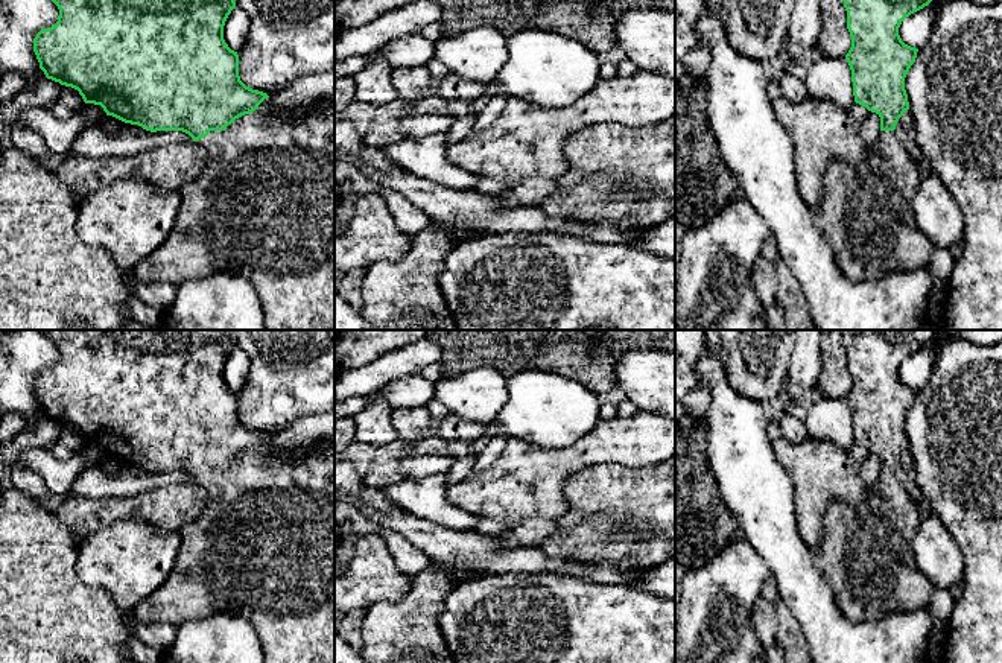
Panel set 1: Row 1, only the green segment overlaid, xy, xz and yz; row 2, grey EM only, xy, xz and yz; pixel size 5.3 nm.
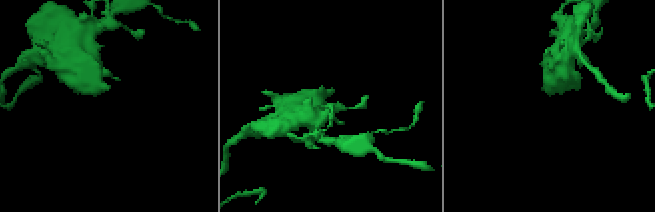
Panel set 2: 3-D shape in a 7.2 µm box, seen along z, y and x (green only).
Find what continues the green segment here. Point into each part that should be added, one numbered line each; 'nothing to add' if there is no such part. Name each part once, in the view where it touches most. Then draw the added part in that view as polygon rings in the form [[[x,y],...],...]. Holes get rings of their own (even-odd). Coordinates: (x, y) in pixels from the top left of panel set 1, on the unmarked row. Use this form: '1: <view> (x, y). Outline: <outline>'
1: xy (263, 548). Outline: [[[335,436],[327,439],[322,447],[296,458],[274,459],[255,450],[236,459],[225,471],[210,471],[207,477],[199,479],[198,484],[208,497],[207,506],[193,522],[181,528],[181,547],[170,575],[132,610],[134,617],[141,623],[178,627],[189,619],[204,619],[217,613],[239,614],[252,623],[265,663],[335,663]]]

